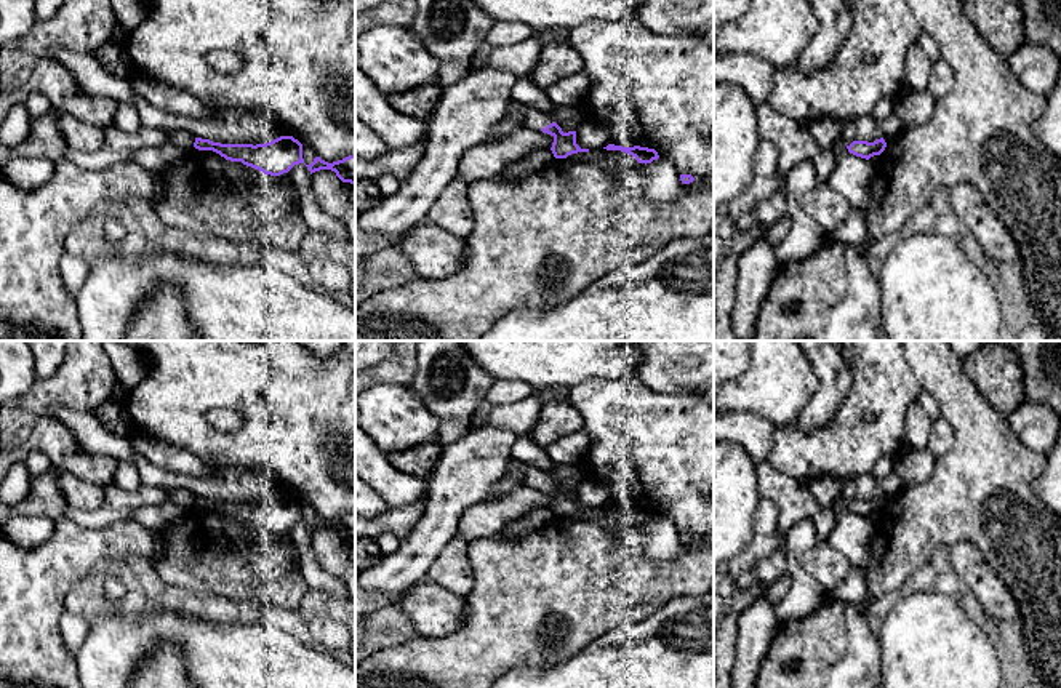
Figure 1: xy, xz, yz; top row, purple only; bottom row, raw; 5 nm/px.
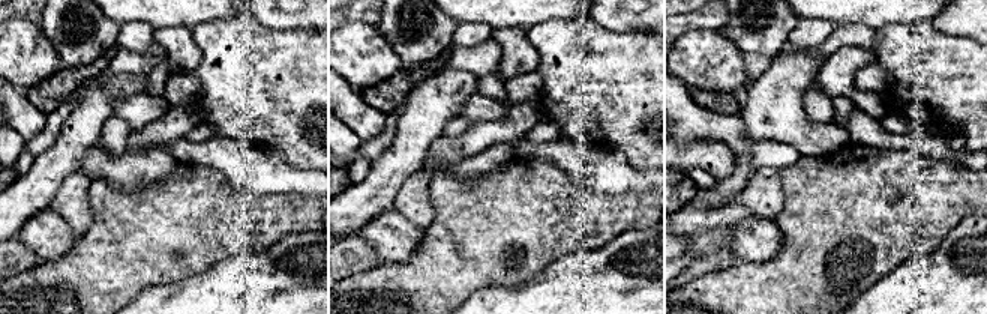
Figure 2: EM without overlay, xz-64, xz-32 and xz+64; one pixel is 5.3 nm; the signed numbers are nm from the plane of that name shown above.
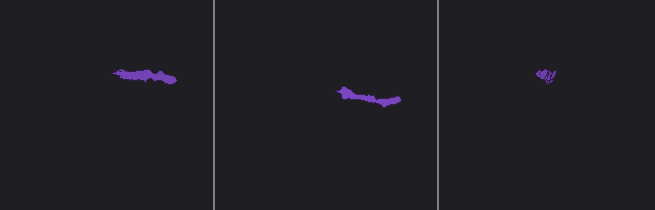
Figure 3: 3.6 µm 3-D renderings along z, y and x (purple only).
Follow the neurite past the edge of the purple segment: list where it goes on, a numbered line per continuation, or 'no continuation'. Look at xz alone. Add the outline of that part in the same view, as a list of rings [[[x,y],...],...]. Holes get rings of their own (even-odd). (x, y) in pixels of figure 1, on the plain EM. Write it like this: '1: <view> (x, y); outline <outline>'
1: xz (532, 477); outline [[[510,459],[506,467],[506,475],[517,472],[520,475],[520,482],[530,488],[541,490],[547,483],[551,483],[552,474],[549,470],[541,470],[536,467],[531,467],[525,462],[520,462],[517,459]]]

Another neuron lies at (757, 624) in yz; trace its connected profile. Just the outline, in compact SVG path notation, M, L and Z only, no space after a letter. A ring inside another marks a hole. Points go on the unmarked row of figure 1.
M762 582L754 587L760 590L760 595L738 618L733 688L755 688L760 666L779 624L775 606L765 597L768 587Z

